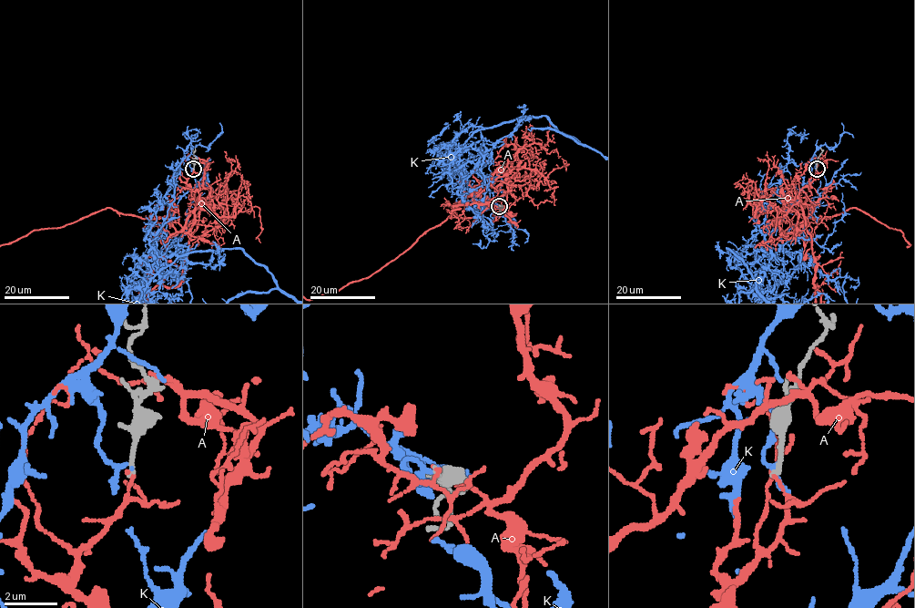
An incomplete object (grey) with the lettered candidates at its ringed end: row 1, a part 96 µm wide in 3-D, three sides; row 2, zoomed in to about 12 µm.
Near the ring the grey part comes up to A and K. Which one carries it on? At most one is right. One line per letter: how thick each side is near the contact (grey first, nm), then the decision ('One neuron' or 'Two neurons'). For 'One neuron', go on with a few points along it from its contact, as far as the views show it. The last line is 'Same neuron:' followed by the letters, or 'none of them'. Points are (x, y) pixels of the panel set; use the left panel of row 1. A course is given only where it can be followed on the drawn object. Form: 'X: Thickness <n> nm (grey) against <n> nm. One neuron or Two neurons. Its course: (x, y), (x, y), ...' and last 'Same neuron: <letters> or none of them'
A: Thickness 190 nm (grey) against 130 nm. Two neurons
K: Thickness 200 nm (grey) against 110 nm. Two neurons
Same neuron: none of them

